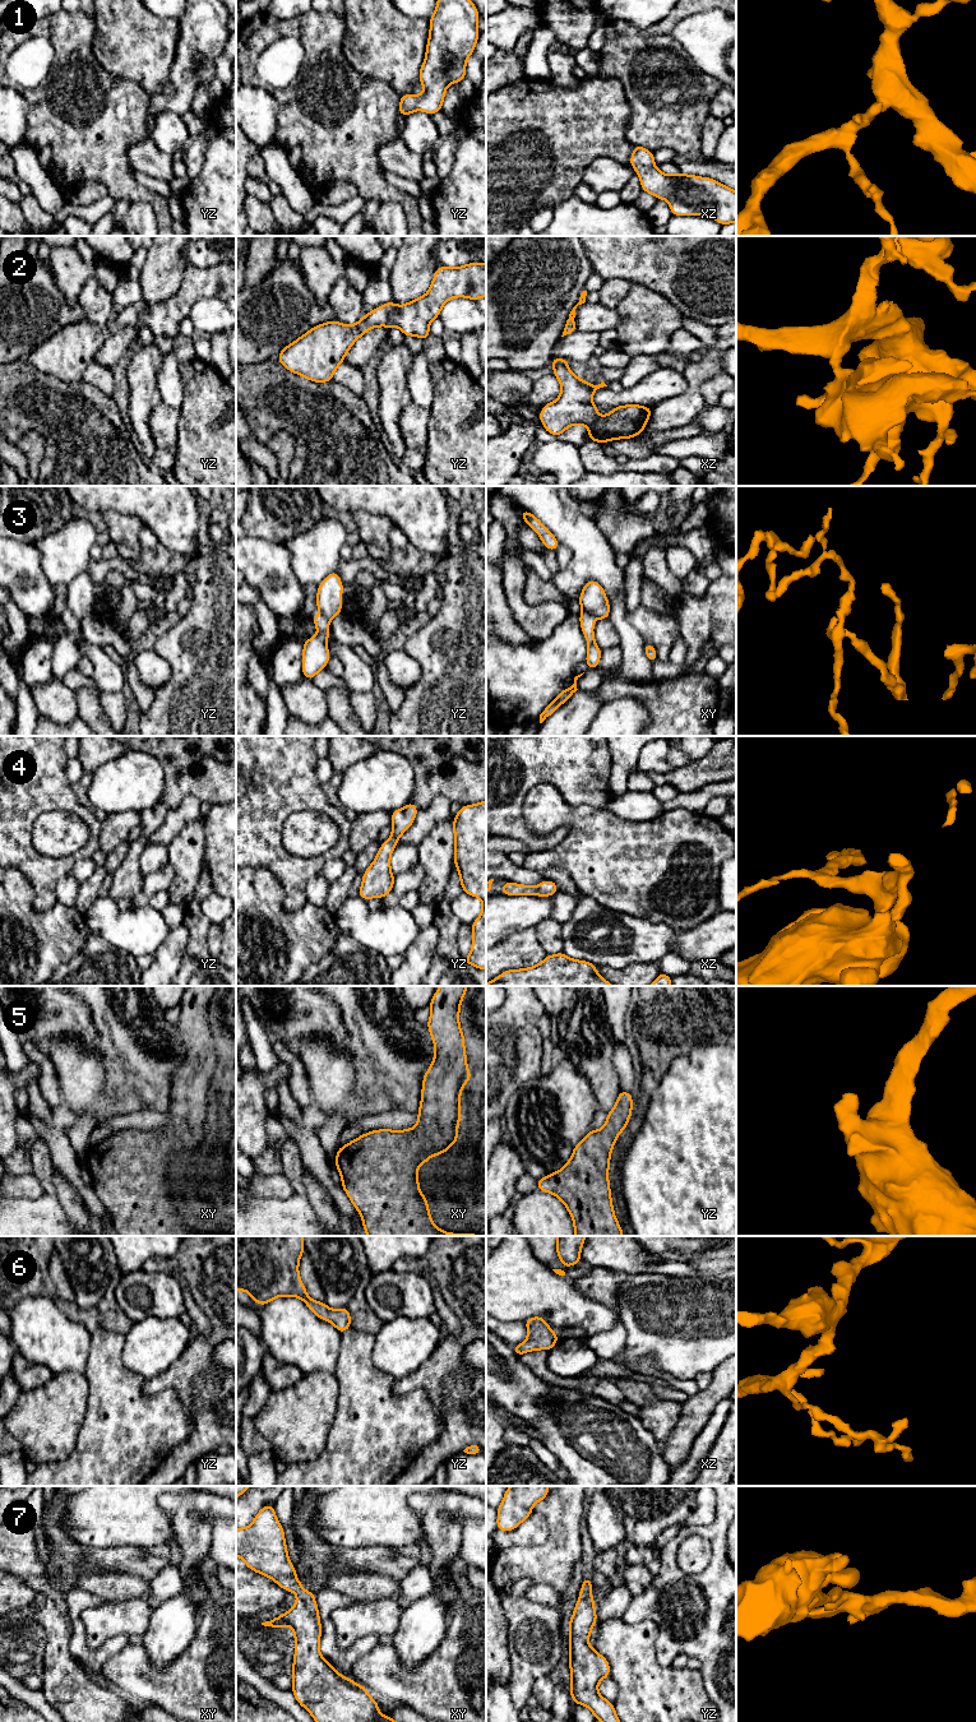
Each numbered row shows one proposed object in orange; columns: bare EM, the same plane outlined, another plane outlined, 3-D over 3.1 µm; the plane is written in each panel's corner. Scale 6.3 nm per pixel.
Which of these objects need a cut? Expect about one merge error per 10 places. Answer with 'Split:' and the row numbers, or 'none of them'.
Split: 3

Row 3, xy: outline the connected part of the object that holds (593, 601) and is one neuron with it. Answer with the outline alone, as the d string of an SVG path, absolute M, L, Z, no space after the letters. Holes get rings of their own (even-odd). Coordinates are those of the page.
M588 580L583 585L583 591L578 601L583 611L595 616L597 620L609 619L610 605L600 583Z

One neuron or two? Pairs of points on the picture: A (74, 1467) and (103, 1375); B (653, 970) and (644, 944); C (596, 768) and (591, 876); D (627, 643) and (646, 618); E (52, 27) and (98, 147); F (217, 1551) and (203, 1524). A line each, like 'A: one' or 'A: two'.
A: one
B: two
C: two
D: two
E: one
F: two

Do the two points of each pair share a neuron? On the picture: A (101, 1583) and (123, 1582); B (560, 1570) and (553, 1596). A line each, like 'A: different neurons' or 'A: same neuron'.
A: same neuron
B: different neurons

